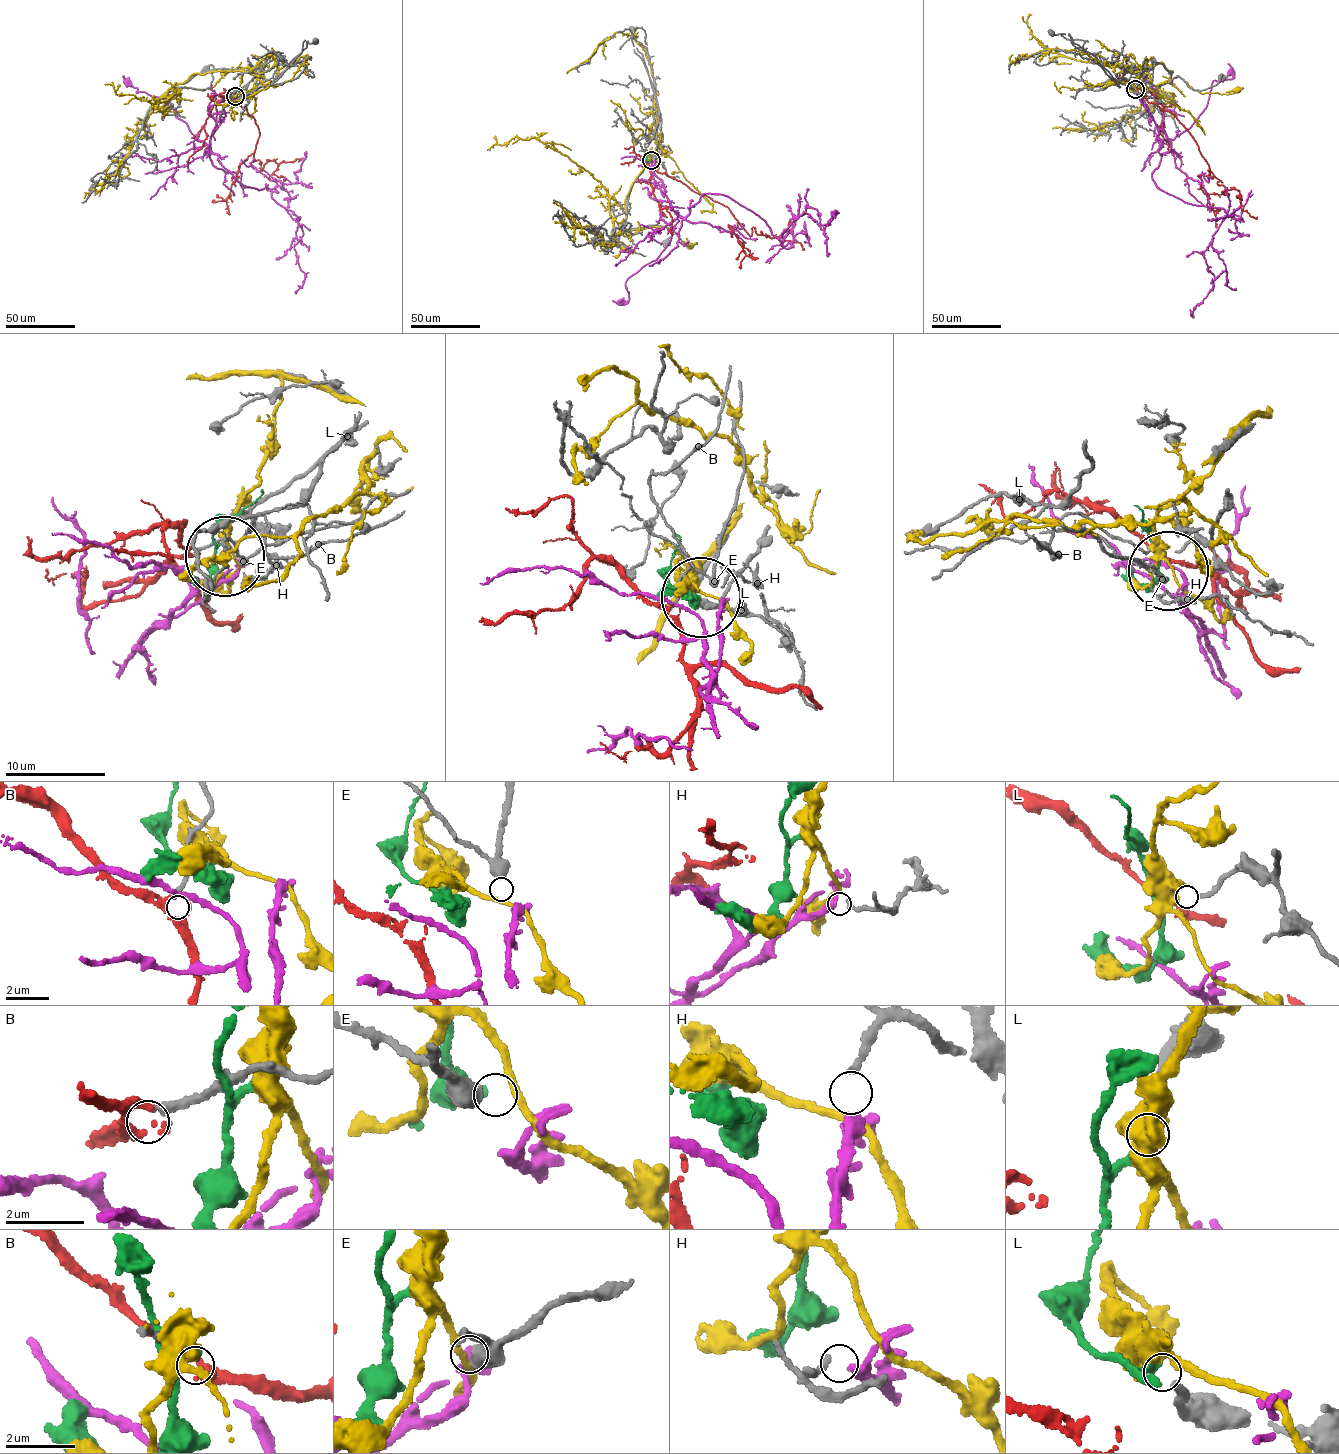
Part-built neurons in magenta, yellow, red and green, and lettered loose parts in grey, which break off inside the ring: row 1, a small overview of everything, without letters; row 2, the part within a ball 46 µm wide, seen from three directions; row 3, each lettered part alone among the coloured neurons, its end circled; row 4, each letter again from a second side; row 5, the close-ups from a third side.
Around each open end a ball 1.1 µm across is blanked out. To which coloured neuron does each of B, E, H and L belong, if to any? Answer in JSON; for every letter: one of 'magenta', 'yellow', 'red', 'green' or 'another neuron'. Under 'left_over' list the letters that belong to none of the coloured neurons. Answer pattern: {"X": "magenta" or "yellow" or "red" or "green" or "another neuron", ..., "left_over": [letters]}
{"B": "red", "E": "another neuron", "H": "magenta", "L": "green", "left_over": ["E"]}

